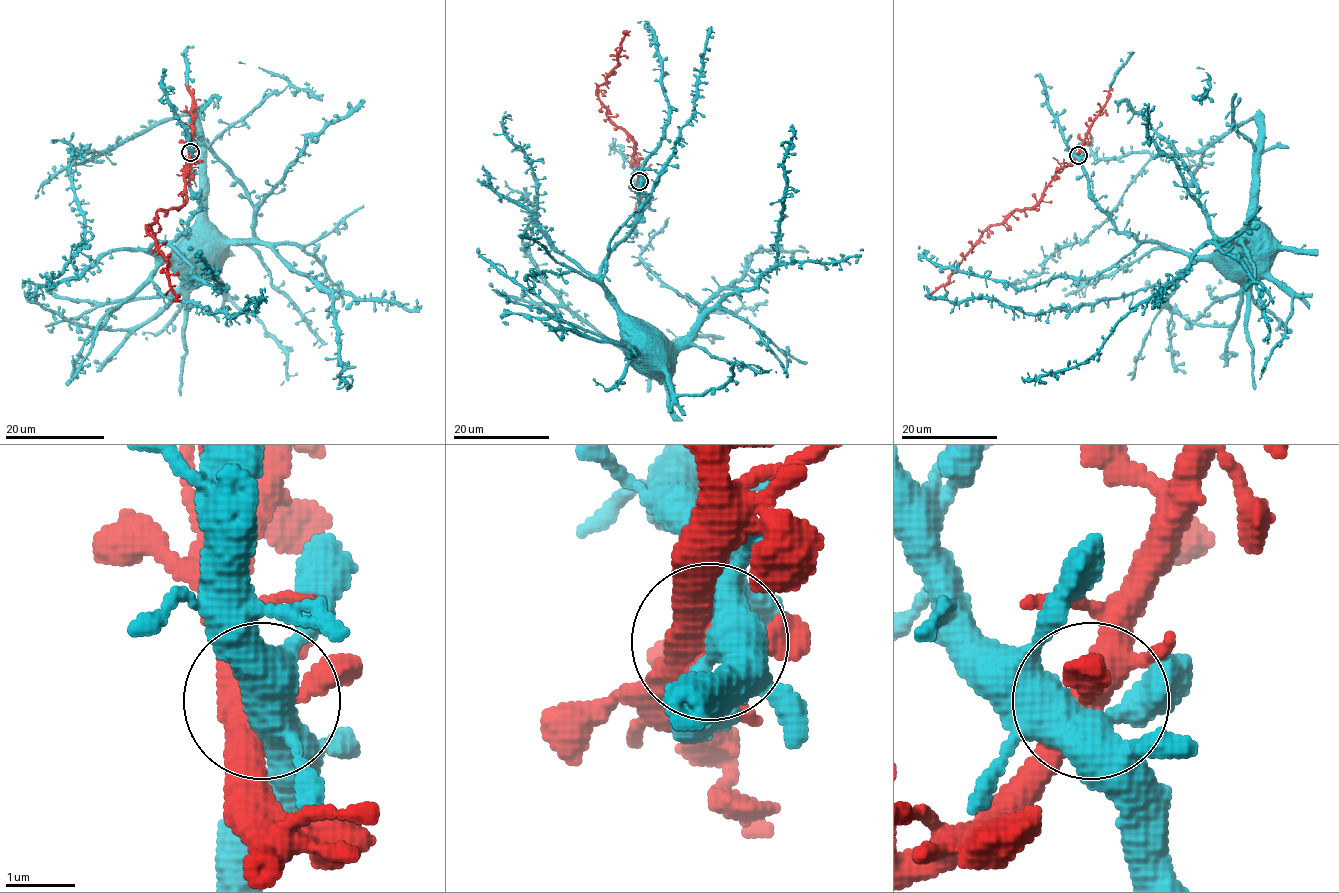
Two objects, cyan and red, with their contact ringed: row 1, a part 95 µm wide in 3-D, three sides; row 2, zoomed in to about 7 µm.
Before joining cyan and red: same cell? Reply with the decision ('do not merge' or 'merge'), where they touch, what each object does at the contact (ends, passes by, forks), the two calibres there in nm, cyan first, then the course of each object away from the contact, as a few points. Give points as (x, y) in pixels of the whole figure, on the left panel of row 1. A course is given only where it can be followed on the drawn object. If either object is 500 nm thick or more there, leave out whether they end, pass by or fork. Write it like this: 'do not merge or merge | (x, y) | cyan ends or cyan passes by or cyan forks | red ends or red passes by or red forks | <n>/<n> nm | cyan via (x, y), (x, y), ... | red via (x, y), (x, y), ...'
merge | (190, 152) | cyan forks | red forks | 480/420 nm | cyan via (191, 153), (190, 189), (199, 209), (185, 231), (151, 248), (158, 256), (181, 256), (187, 250) | red via (191, 153), (185, 201), (157, 212), (149, 226), (155, 245), (168, 262), (172, 293), (181, 299)

